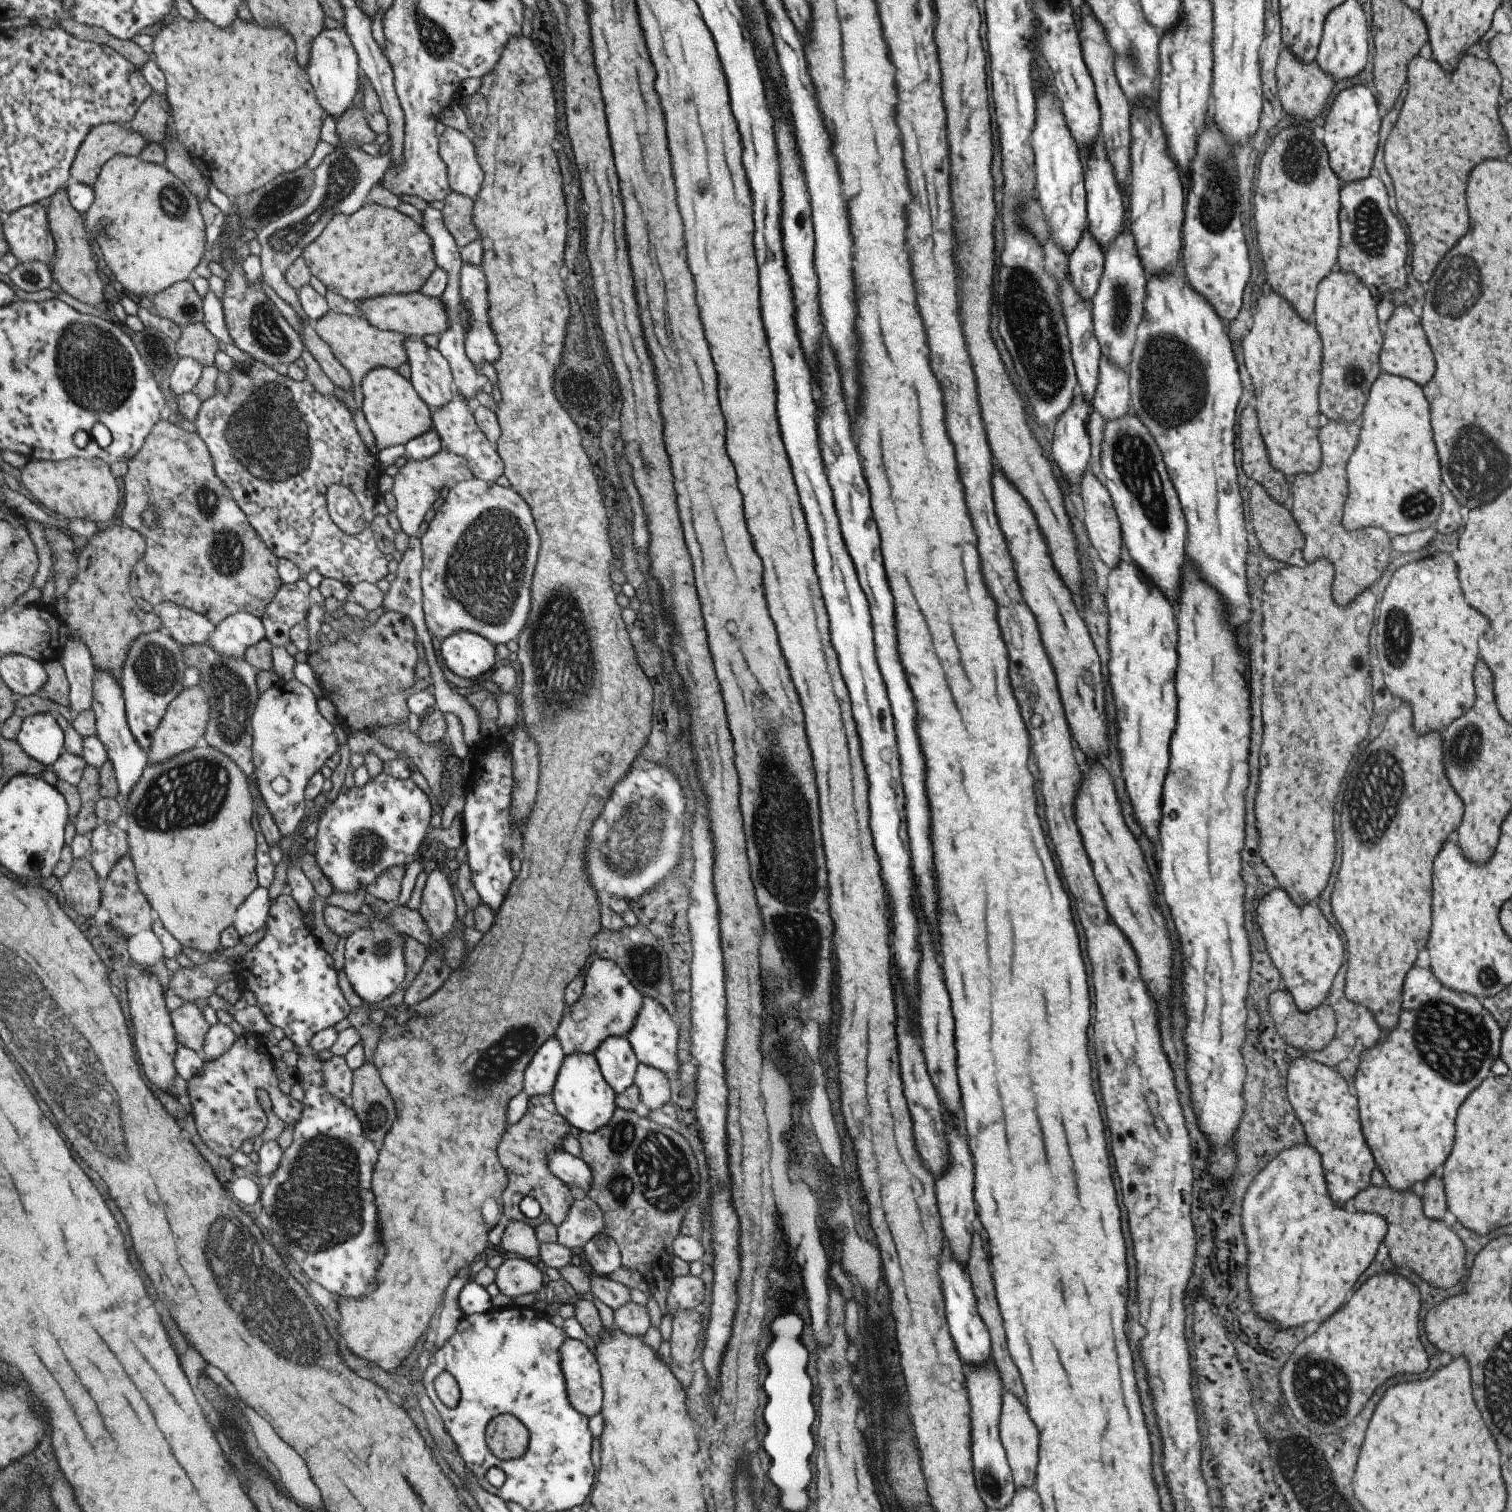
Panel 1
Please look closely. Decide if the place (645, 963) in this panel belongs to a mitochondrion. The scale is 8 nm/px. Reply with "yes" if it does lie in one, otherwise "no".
yes

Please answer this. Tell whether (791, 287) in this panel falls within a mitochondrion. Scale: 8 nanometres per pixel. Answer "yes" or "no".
no

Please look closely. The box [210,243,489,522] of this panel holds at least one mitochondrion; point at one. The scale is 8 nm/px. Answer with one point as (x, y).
(280, 425)

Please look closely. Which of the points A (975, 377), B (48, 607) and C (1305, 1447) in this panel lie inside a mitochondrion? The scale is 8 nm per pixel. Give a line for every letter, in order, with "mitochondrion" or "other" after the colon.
A: other
B: other
C: mitochondrion

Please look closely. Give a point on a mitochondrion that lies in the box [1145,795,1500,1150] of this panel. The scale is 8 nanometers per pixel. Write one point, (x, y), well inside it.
(1453, 1043)

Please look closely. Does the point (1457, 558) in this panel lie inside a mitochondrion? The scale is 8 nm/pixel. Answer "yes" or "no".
no

